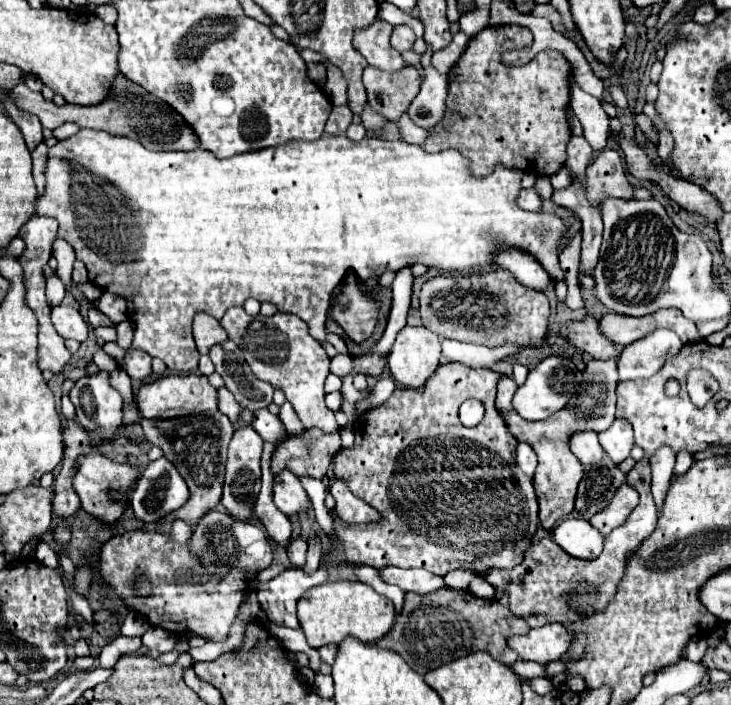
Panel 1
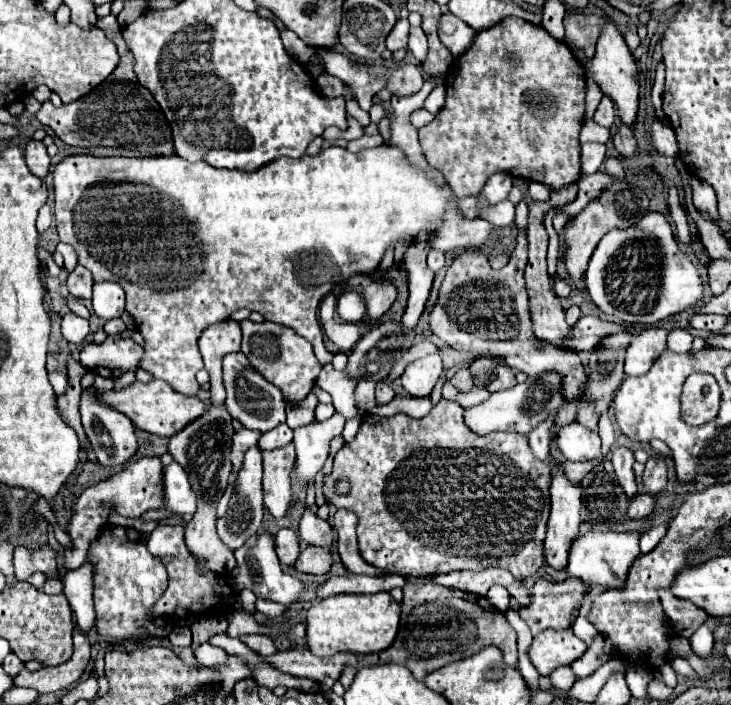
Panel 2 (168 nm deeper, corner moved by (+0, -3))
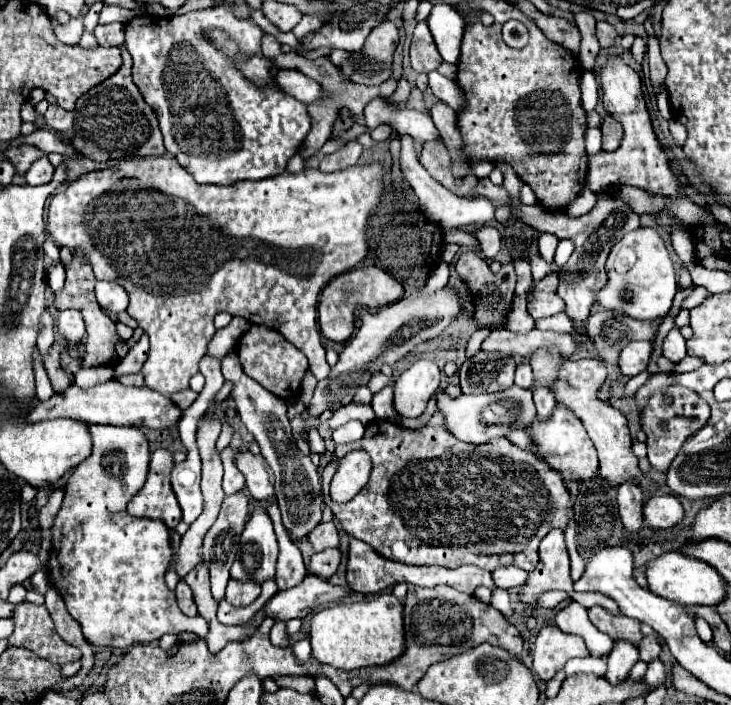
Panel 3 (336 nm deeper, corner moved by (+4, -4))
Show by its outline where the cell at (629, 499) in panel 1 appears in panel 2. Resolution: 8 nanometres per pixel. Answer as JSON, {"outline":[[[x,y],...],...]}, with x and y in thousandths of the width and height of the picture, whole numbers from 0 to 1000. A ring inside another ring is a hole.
{"outline":[[[873,699],[870,705],[865,705],[865,711],[859,713],[859,722],[856,722],[856,730],[854,736],[865,736],[865,739],[876,739],[881,733],[886,733],[892,725],[897,722],[897,711],[895,705],[884,702],[884,699]]]}

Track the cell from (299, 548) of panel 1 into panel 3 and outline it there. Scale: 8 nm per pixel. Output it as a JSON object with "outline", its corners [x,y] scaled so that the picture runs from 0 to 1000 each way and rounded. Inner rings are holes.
{"outline":[[[449,777],[440,783],[432,783],[424,794],[424,811],[438,820],[451,820],[468,794],[468,783],[462,777]]]}

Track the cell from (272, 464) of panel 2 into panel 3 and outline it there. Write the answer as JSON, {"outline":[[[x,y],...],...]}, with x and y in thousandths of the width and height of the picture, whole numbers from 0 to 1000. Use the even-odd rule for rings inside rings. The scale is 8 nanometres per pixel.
{"outline":[[[326,641],[320,655],[323,664],[337,675],[339,698],[356,712],[372,709],[369,704],[375,704],[375,670],[364,658],[364,652],[342,641]]]}

